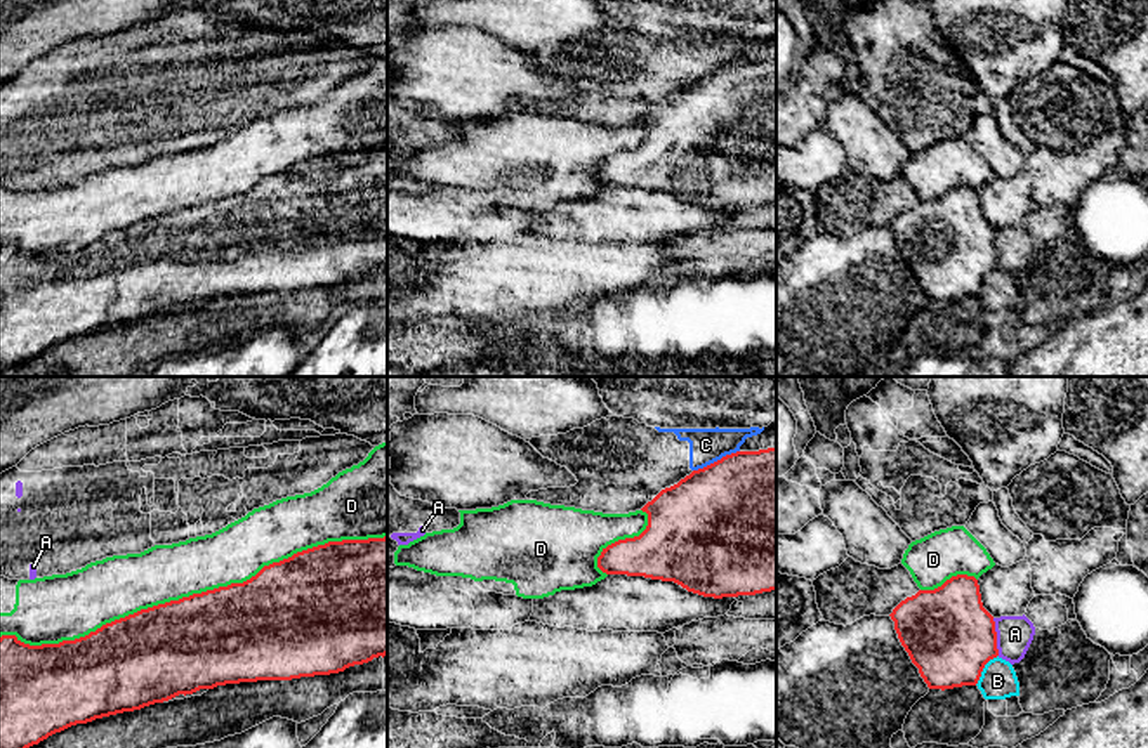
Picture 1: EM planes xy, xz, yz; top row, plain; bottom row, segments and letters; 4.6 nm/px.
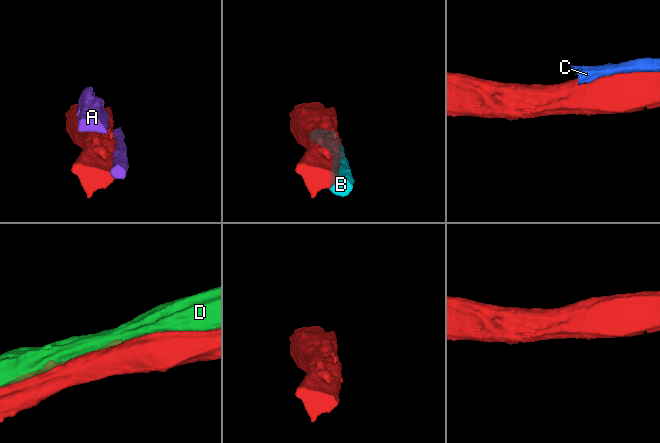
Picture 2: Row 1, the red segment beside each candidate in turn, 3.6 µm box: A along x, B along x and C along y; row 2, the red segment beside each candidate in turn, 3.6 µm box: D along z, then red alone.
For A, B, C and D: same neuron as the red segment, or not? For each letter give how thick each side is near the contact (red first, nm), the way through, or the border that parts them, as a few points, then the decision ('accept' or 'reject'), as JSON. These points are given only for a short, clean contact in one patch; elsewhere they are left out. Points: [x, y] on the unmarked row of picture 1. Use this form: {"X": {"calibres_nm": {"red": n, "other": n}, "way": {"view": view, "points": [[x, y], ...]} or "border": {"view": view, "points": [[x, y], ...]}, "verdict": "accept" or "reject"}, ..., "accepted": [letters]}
{"A": {"calibres_nm": {"red": 420, "other": 170}, "verdict": "reject"}, "B": {"calibres_nm": {"red": 420, "other": 170}, "verdict": "reject"}, "C": {"calibres_nm": {"red": 500, "other": 160}, "verdict": "reject"}, "D": {"calibres_nm": {"red": 440, "other": 260}, "verdict": "reject"}, "accepted": []}

